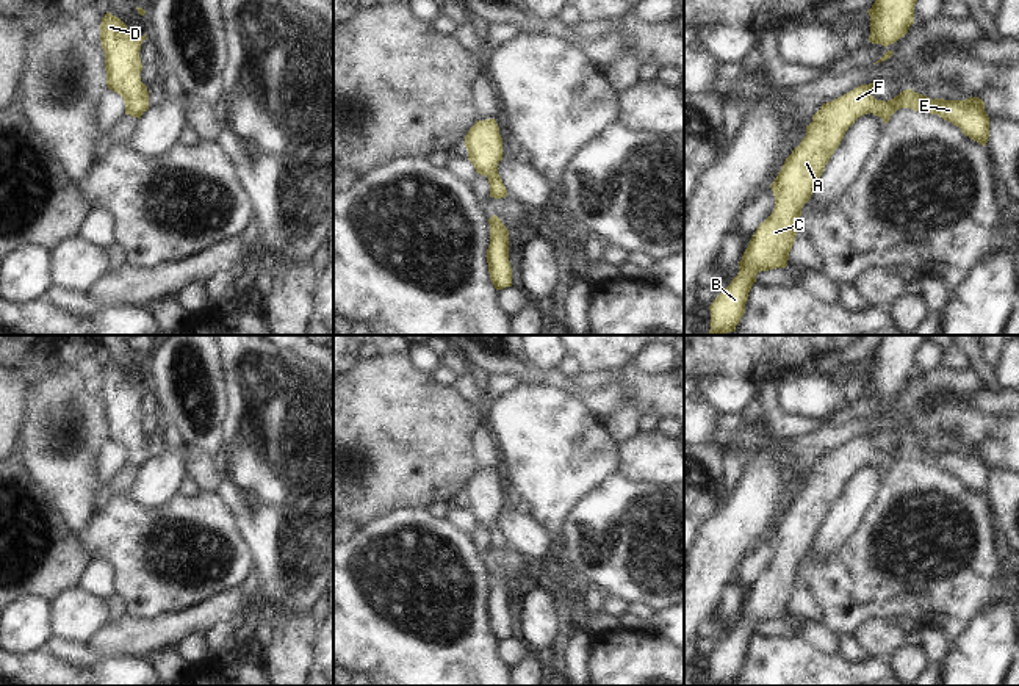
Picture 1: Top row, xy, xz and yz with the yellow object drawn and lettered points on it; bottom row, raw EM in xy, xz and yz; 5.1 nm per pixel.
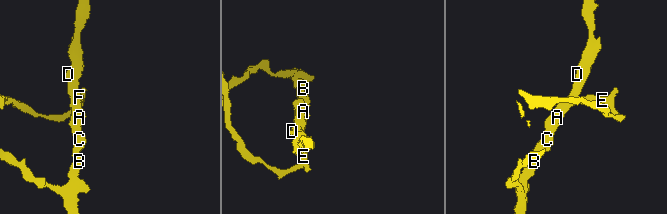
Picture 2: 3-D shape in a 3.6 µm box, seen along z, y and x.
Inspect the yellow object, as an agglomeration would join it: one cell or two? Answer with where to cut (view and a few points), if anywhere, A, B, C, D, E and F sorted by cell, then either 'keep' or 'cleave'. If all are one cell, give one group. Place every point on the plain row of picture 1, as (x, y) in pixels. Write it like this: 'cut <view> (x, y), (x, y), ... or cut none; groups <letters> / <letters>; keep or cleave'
cut none; groups A B C D E F; keep

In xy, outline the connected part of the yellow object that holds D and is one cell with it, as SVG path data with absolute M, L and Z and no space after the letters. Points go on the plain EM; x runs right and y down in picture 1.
M111 363L102 368L100 392L105 403L106 437L124 450L125 465L138 470L149 460L149 442L139 428L139 401L144 390L146 384L141 388L131 385Z

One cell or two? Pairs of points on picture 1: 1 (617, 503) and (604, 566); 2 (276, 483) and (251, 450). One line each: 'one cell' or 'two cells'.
1: one cell
2: one cell

